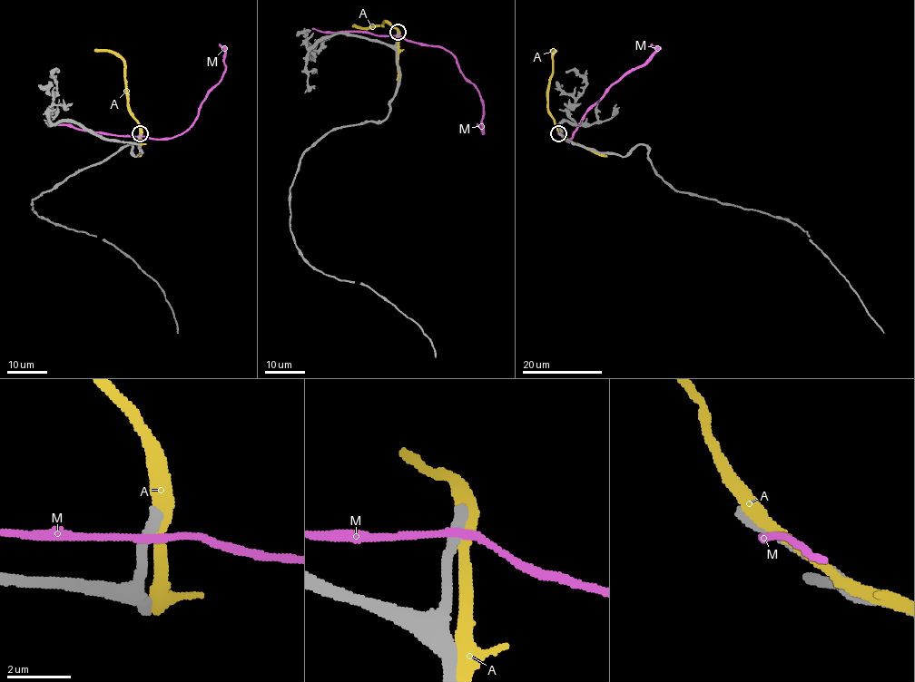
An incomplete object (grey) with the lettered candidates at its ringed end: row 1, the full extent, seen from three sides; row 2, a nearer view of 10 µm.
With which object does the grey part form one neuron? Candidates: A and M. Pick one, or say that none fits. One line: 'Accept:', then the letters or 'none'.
Accept: none

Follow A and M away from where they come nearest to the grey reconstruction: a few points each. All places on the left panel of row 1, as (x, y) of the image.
A: (140, 135), (140, 125), (127, 104), (124, 63), (107, 51), (94, 50)
M: (140, 136), (173, 138), (192, 123), (201, 102), (223, 74), (224, 50), (219, 44)

